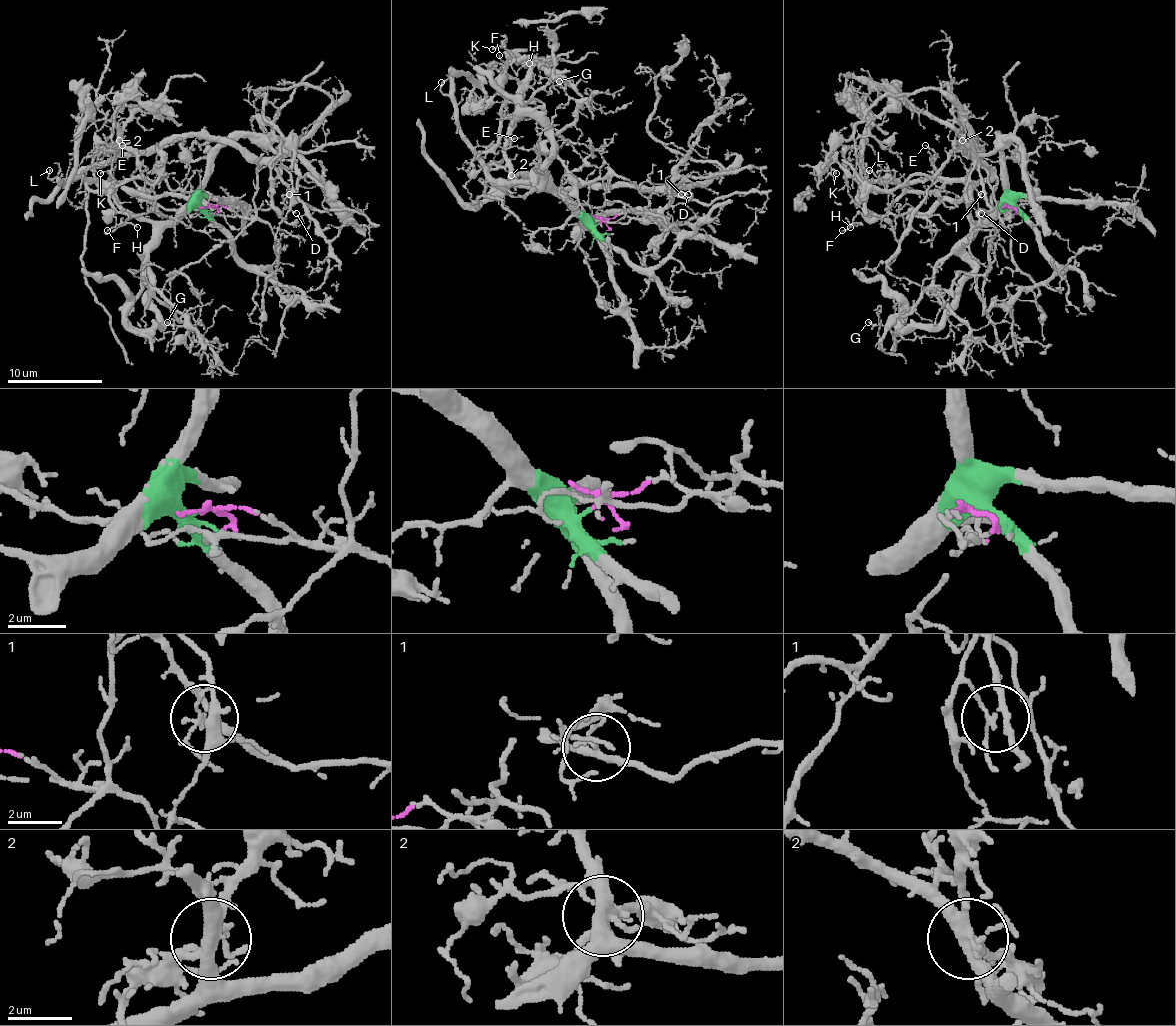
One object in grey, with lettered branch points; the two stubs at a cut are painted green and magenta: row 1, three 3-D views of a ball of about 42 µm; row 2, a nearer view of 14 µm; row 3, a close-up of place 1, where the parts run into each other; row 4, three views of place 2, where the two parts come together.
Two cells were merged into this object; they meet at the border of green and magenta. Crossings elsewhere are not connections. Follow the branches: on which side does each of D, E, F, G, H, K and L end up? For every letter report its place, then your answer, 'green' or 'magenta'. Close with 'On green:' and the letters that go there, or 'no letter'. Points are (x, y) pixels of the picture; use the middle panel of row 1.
D: at (688, 194); magenta
E: at (514, 138); green
F: at (499, 55); green
G: at (559, 81); green
H: at (529, 63); green
K: at (492, 49); magenta
L: at (441, 82); green
On green: E, F, G, H, L

